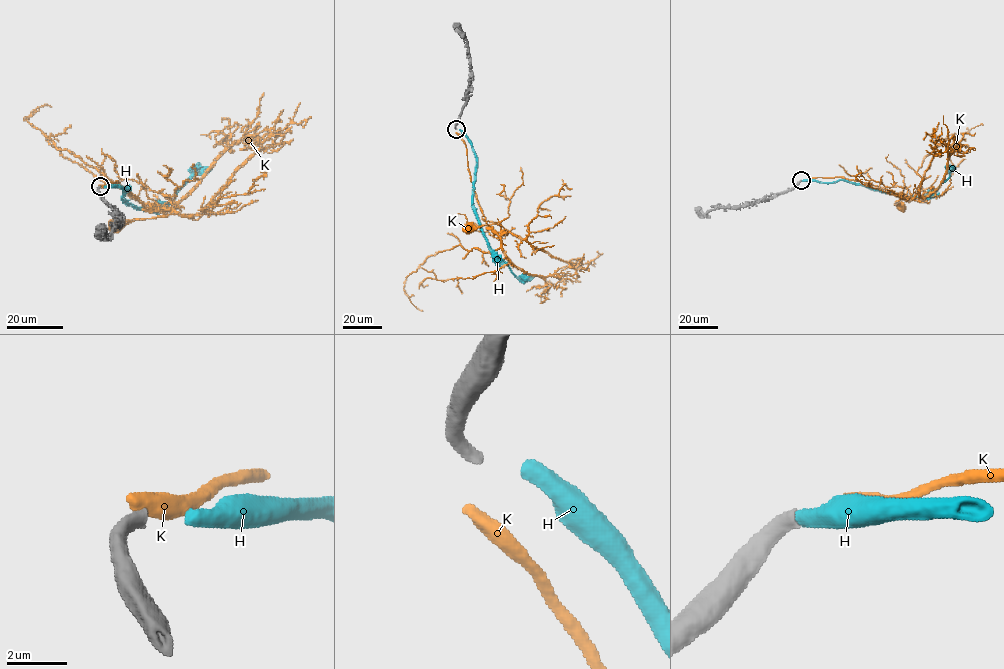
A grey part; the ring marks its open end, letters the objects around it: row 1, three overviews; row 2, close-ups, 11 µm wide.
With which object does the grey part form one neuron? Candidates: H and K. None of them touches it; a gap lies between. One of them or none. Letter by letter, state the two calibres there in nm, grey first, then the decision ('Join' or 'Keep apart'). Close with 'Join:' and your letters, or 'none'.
H: Thickness 440 nm (grey) against 500 nm. Join
K: Thickness 440 nm (grey) against 550 nm. Keep apart
Join: H

